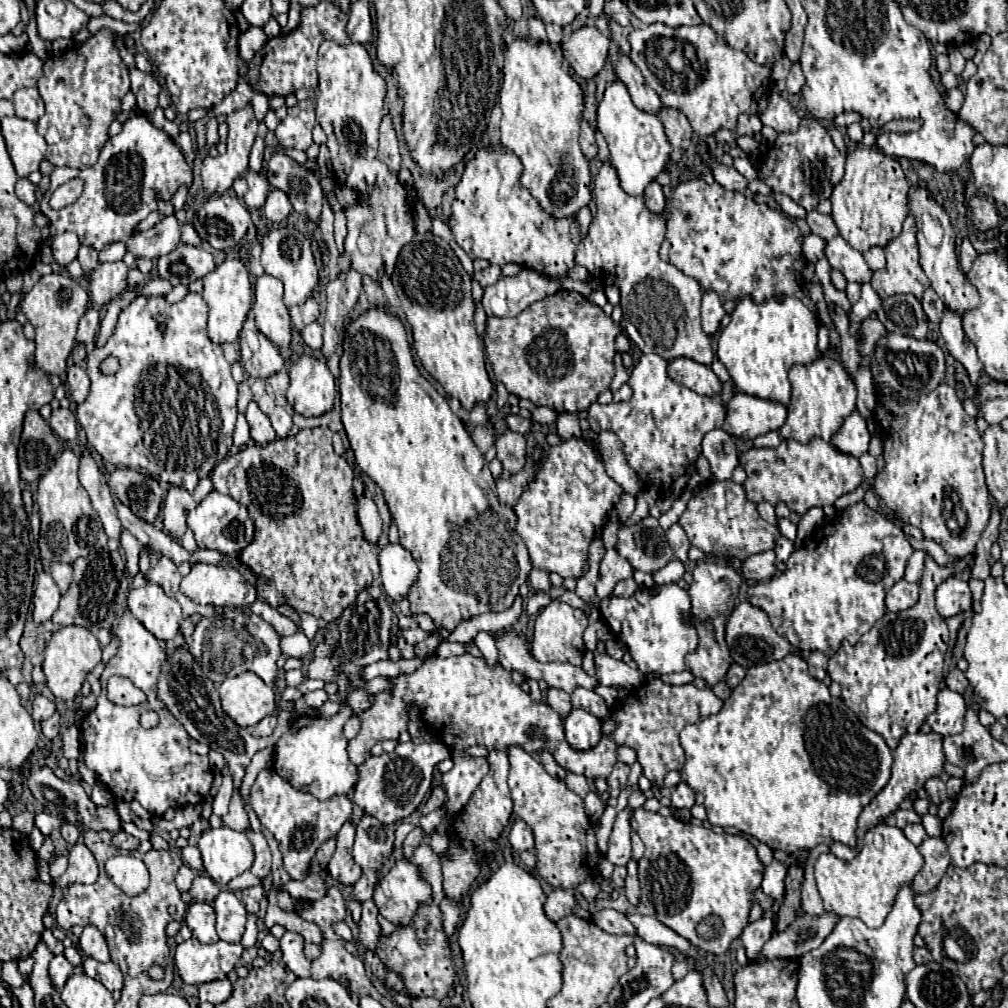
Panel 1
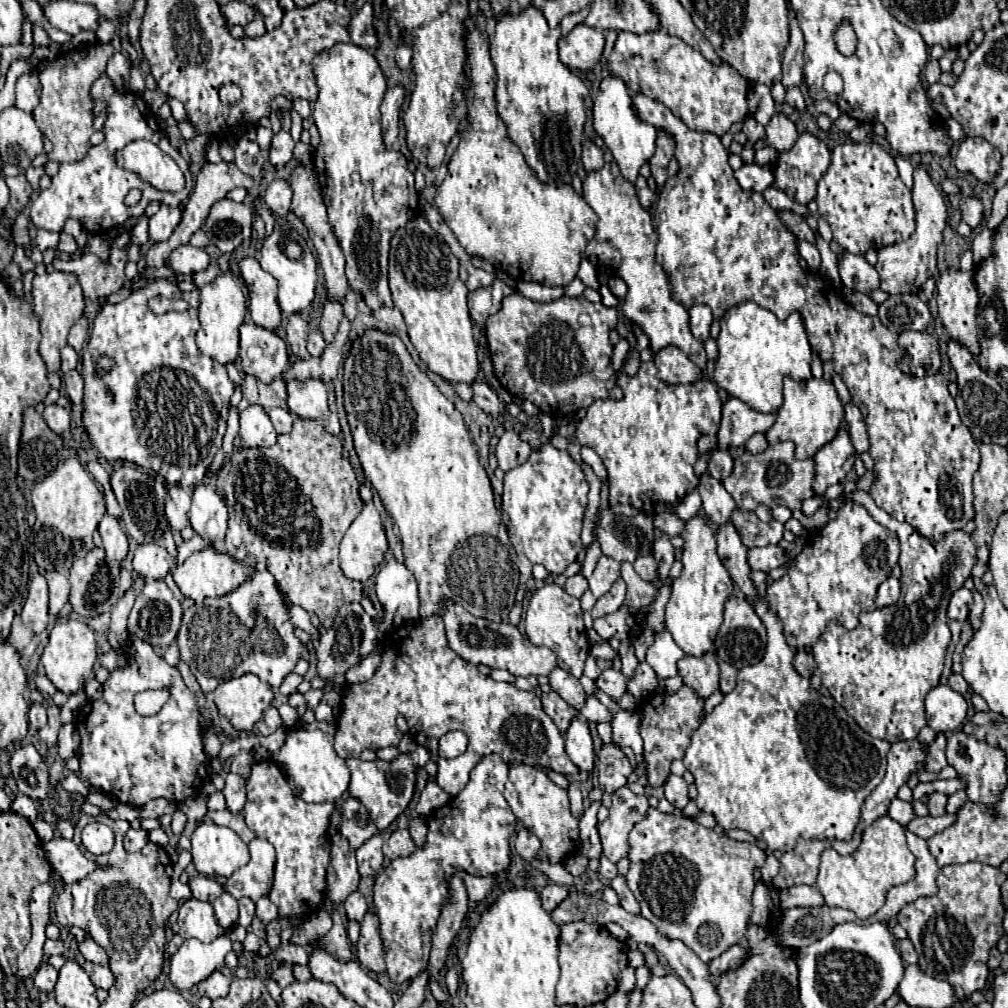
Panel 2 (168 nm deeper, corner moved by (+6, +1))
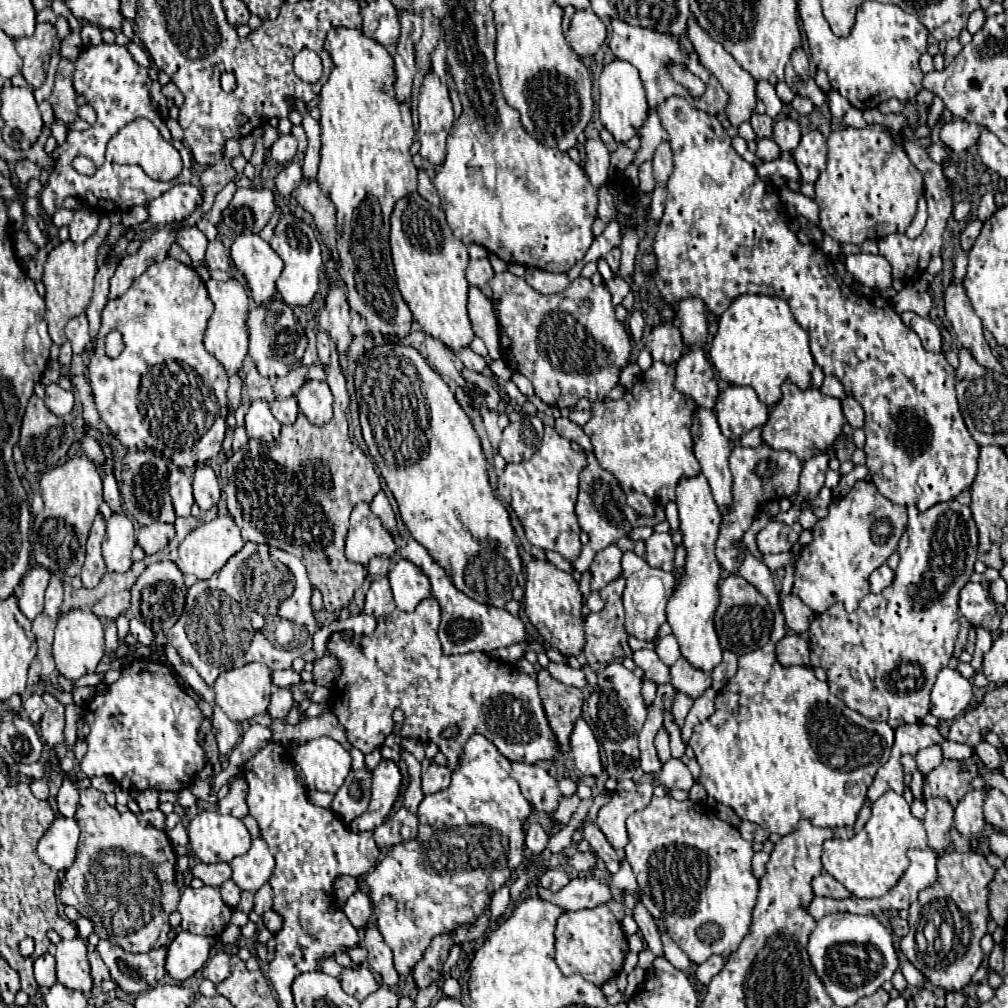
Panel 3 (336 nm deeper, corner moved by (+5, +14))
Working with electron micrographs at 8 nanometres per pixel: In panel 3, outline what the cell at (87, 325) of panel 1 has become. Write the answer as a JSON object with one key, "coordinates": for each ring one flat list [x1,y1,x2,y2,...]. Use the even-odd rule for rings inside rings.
{"coordinates":[[85,315,73,317,67,323,67,339,73,345,73,353,77,353,77,355,85,353,89,341,91,341,91,337,89,337,89,325,87,325,87,317]]}

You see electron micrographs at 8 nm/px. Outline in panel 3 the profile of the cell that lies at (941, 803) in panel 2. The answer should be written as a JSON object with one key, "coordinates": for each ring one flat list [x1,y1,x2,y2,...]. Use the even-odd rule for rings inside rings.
{"coordinates":[[927,799,927,813,923,819,927,831,927,847,937,855,945,853,945,833,953,829,953,807,943,799]]}

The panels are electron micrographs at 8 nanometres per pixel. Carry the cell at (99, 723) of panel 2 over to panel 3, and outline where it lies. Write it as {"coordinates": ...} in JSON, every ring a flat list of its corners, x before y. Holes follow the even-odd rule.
{"coordinates":[[133,661,121,671,117,683,109,685,107,691,97,693,83,709,85,721,91,731,87,735,89,749,81,759,81,771,87,777,107,775,125,791,181,791,191,785,195,775,205,767,207,757,203,751,201,723,203,715,197,703,179,685,173,669,159,661]]}

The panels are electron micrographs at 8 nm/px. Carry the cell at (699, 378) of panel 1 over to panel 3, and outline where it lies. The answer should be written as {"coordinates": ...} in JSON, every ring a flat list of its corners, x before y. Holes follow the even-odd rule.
{"coordinates":[[661,323,653,327,645,345,651,351,653,361,663,361,667,365,677,363,685,353,681,333,673,323]]}

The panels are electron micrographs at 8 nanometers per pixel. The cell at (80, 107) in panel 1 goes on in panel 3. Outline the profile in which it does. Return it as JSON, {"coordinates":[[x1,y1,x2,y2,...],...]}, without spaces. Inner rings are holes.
{"coordinates":[[61,59,59,61,59,75,55,79,55,85,53,85,53,91,51,91,51,97,49,97,49,103,53,105,53,111,59,119,65,121,67,129,71,127,71,123,77,117,77,103,75,103,75,89,73,89,73,69,75,65,67,59]]}

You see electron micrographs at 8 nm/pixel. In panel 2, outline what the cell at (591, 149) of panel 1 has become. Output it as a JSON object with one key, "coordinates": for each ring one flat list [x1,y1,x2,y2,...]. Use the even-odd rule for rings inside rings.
{"coordinates":[[584,140,584,144,582,144,582,164,588,172,590,170,600,170,604,166,602,150,590,140]]}

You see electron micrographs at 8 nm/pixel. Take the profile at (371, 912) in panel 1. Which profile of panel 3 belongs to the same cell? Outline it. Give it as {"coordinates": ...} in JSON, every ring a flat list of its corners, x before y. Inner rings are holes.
{"coordinates":[[367,925,365,929,365,947,369,951,369,967,373,973,381,977,381,983,387,987,395,987,399,983,399,973,393,967,393,953,383,941,377,927]]}

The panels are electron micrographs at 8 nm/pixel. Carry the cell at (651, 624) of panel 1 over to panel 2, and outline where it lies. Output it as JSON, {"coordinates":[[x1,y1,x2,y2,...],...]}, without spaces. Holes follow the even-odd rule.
{"coordinates":[[664,628,662,632,654,632,654,642,646,650,646,662,654,668,660,678,672,678,678,674,676,662,684,658,684,650,674,642,672,634]]}

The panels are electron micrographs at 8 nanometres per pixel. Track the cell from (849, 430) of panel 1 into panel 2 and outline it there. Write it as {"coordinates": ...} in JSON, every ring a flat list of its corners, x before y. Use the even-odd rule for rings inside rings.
{"coordinates":[[842,426,836,434,836,438,828,444,824,444,814,454,816,464,816,478,814,478,814,492,820,496,830,484,842,482,844,476,854,468,856,462,856,448,852,446,852,438,848,430]]}

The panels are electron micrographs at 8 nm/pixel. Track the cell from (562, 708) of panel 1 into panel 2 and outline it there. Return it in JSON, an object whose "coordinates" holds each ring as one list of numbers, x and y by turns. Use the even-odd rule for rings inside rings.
{"coordinates":[[554,690,548,694,542,694,542,706,546,710,546,714,554,720,554,724,564,732,570,724,570,720,578,714,572,706,568,706]]}

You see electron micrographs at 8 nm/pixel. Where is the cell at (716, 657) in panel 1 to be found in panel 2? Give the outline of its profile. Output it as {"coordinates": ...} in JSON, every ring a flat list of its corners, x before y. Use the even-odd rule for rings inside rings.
{"coordinates":[[706,652,702,656,684,656,678,662,678,674,684,678,684,684,694,688,698,696,708,698,712,692,718,690,718,656,716,652]]}

